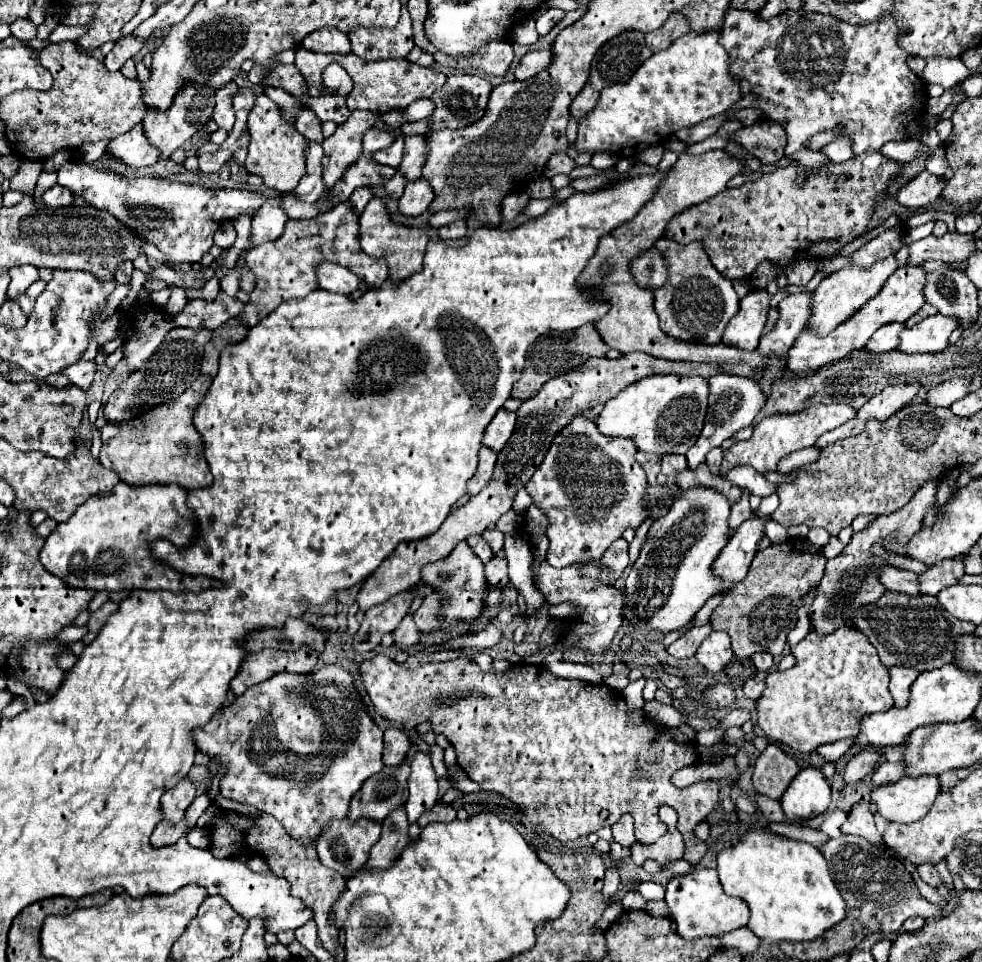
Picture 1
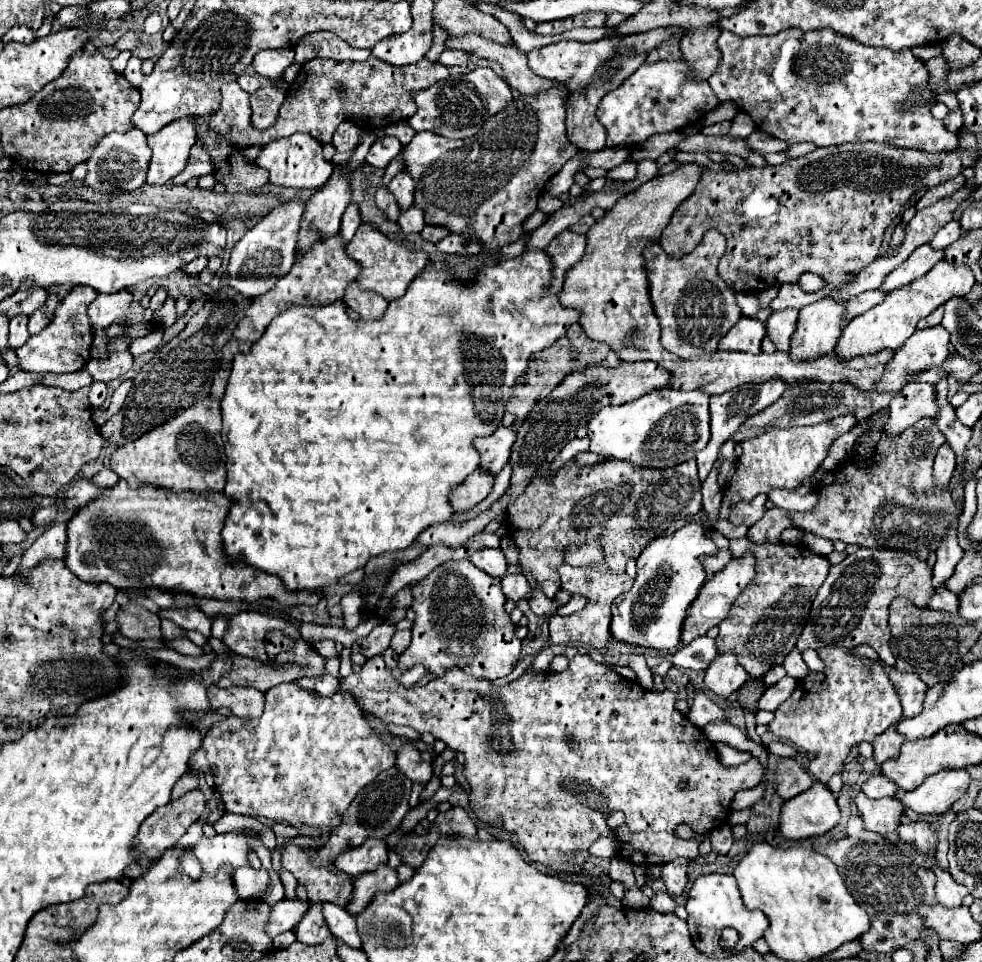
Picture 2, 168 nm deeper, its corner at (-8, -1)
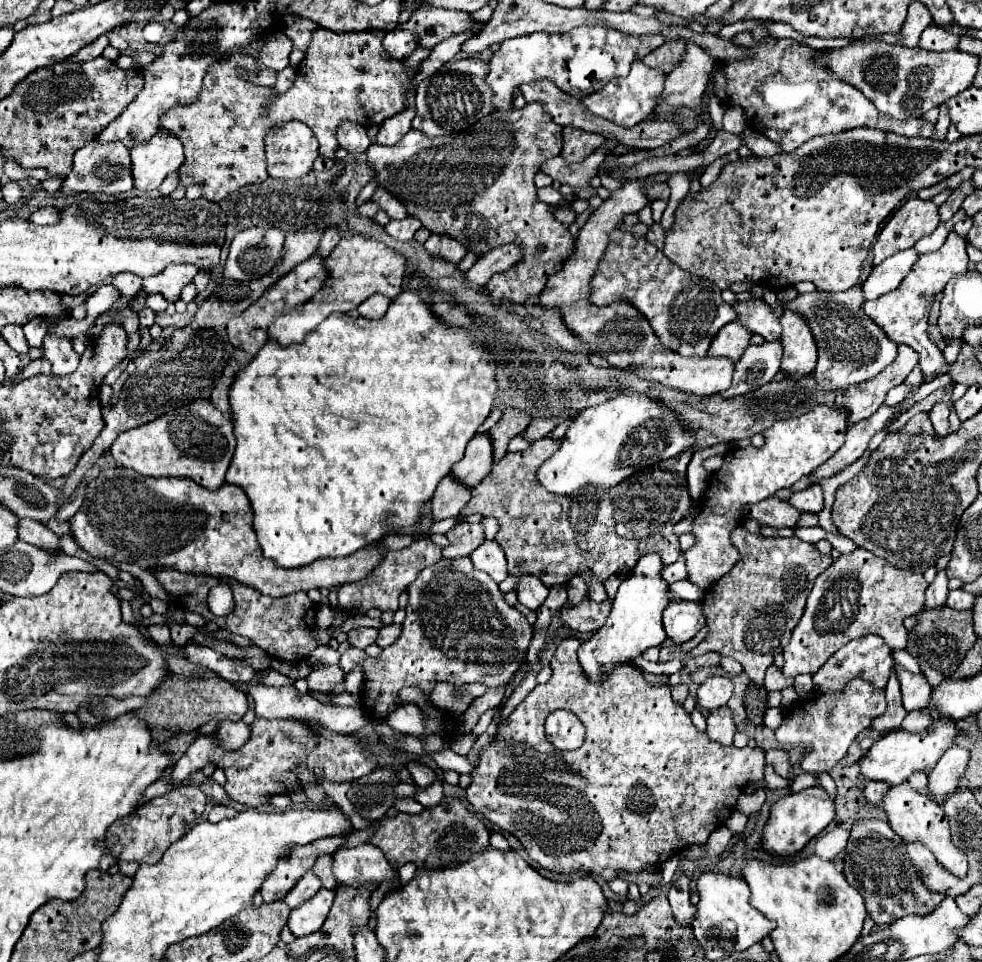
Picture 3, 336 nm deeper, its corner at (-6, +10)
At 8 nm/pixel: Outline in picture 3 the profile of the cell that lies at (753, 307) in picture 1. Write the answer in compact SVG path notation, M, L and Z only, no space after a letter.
M730 321L716 333L708 353L712 357L730 357L732 361L738 361L750 345L750 337L750 329L746 329L740 321Z

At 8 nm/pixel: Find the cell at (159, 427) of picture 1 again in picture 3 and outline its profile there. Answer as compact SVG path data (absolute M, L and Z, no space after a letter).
M198 399L182 409L174 409L156 421L122 433L110 447L120 467L128 467L148 477L188 477L198 485L216 491L224 483L230 459L234 455L232 421L224 417L210 399Z

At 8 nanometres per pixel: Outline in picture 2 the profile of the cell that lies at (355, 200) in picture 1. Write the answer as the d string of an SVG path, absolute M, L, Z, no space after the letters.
M348 206L346 212L344 212L344 218L342 218L342 228L340 228L340 236L344 240L344 244L350 242L350 238L354 236L354 232L358 230L360 226L360 214L358 214L358 206Z

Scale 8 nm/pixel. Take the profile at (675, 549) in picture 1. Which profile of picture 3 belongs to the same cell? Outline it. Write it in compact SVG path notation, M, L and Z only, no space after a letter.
M658 553L642 555L636 561L630 575L620 583L606 623L588 641L580 645L578 649L580 665L584 673L594 681L600 681L614 665L630 663L632 659L642 655L642 651L650 647L658 647L668 639L662 625L662 613L670 603L670 597L668 597L670 589L662 577L662 569L664 569L664 563Z

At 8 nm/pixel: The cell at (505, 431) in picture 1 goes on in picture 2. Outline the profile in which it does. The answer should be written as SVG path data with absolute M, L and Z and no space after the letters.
M502 426L496 428L496 432L490 434L488 438L478 438L476 442L472 440L472 446L480 452L480 468L496 476L508 462L514 440L516 434L512 432L512 428L502 428Z

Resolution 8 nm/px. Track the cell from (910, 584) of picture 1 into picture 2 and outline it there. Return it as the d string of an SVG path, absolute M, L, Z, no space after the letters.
M940 588L940 590L936 590L936 594L934 594L932 600L930 600L930 608L932 608L932 610L944 610L944 612L956 614L958 596L952 594L952 592L948 592L946 588Z

